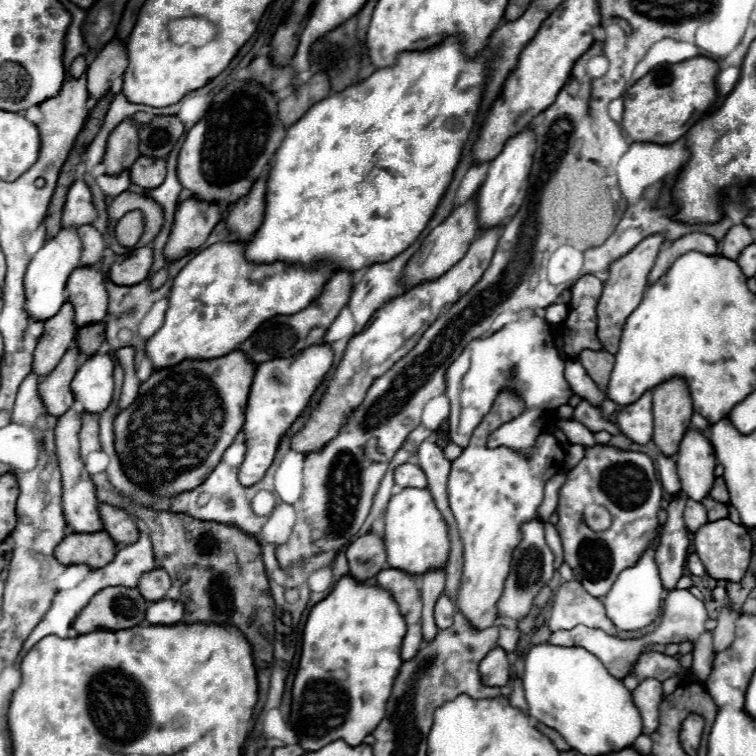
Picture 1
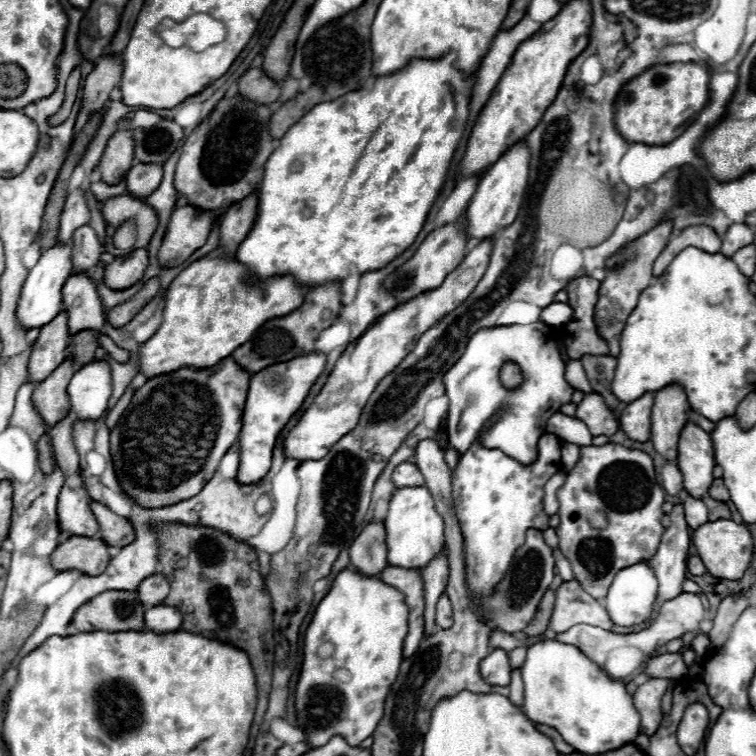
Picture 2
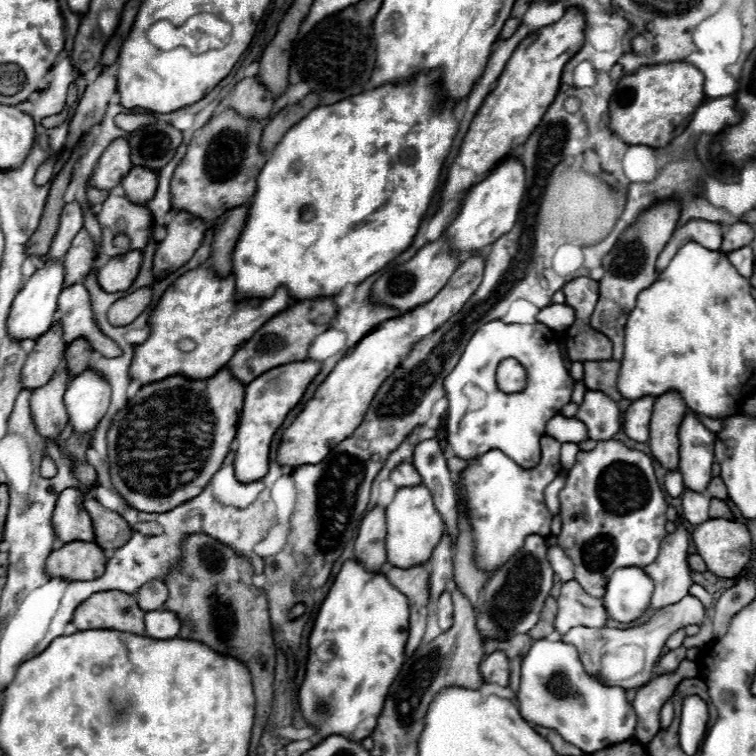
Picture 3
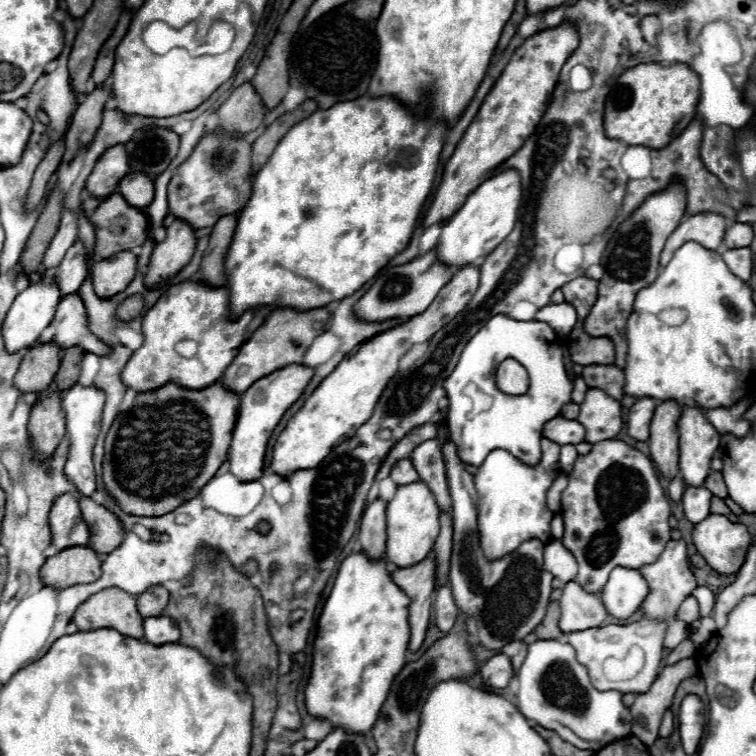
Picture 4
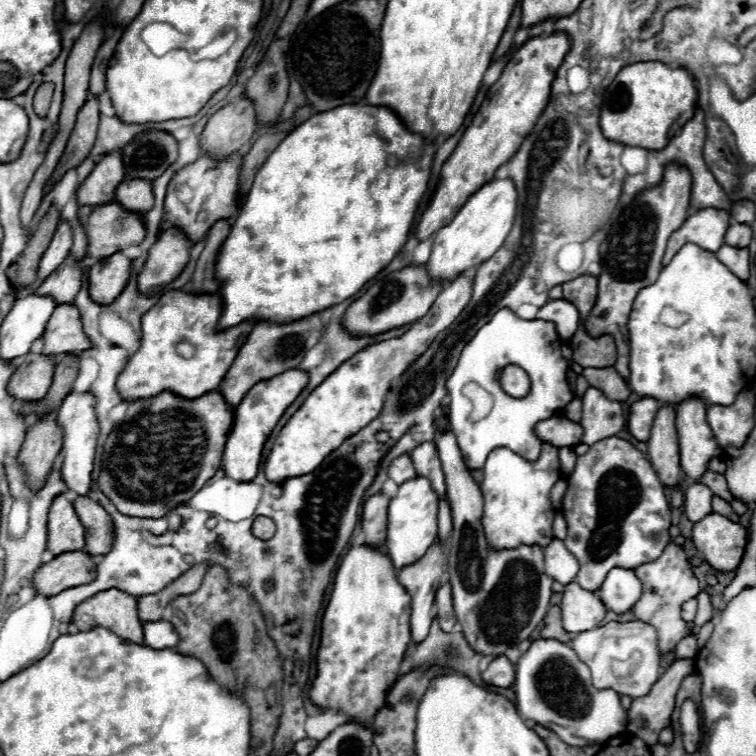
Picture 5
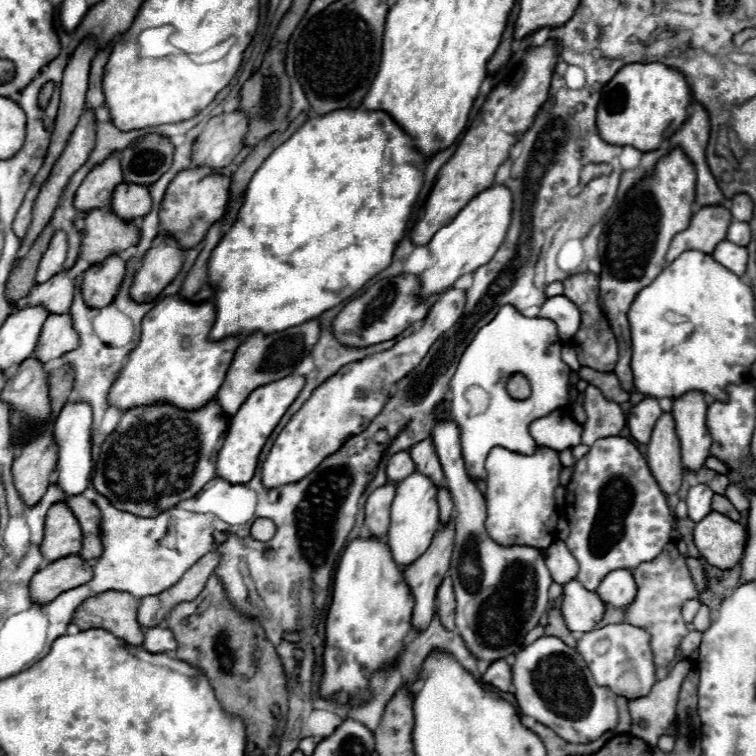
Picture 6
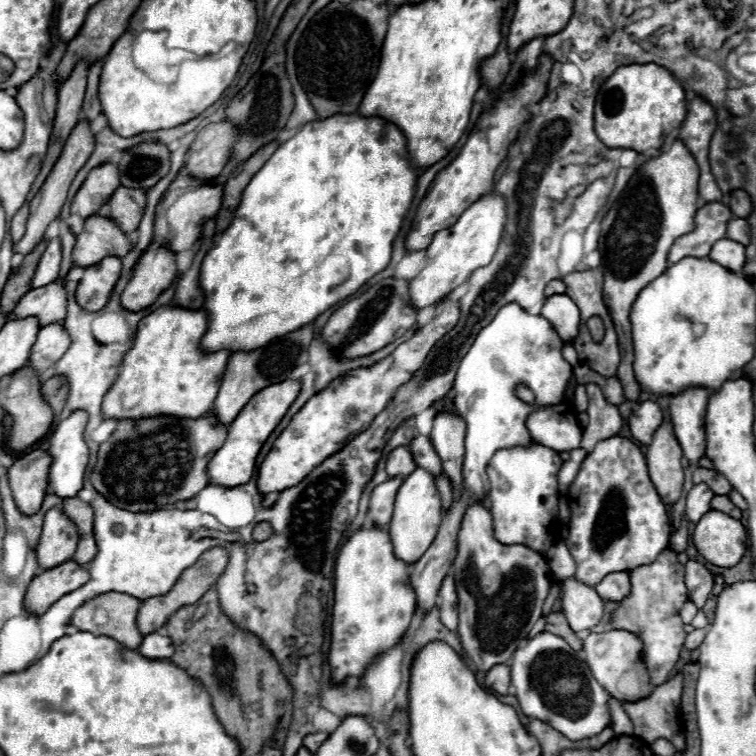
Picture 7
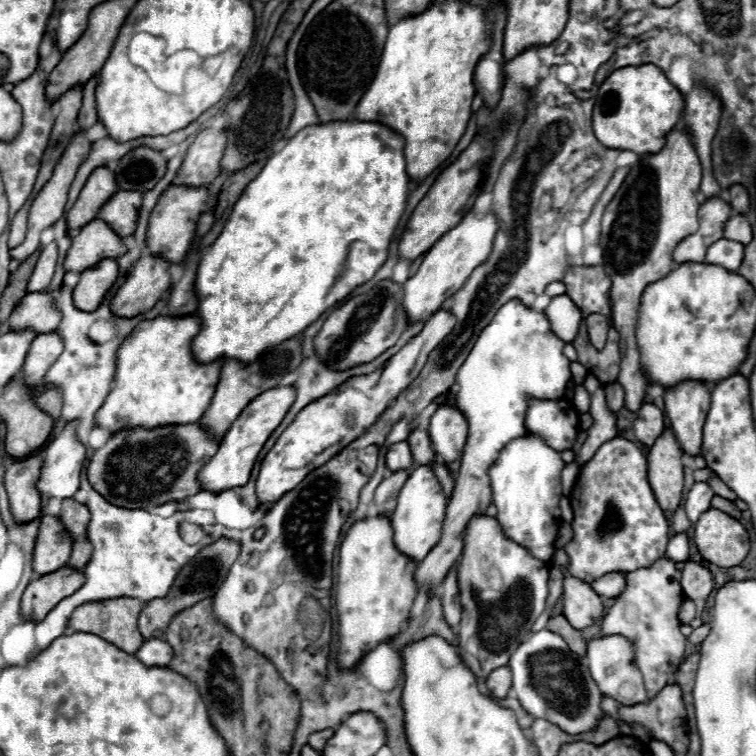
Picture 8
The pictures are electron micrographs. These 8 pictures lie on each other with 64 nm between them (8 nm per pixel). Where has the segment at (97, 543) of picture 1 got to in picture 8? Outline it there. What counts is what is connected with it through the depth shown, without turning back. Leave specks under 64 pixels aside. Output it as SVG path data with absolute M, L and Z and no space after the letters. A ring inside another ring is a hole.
M60 568L52 574L32 580L20 600L20 614L28 622L42 622L46 614L66 596L74 594L84 584L84 574L74 568Z

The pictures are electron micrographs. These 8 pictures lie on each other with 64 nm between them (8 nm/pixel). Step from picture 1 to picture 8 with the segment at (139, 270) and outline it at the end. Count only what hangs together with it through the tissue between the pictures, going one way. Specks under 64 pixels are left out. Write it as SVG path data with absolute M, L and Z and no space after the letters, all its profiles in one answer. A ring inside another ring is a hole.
M104 258L98 264L86 268L80 274L76 288L72 290L74 306L78 306L78 310L84 312L96 310L104 300L104 294L116 282L116 278L118 278L118 264L110 258Z

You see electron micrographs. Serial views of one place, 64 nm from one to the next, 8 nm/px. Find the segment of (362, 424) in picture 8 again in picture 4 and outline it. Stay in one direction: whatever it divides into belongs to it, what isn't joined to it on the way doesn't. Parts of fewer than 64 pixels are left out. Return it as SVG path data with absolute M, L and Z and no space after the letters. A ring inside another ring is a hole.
M464 266L440 290L438 298L428 306L424 314L418 314L408 322L364 342L356 352L346 356L336 366L336 370L328 374L322 384L308 396L304 406L290 418L288 426L280 432L272 450L270 468L280 476L290 476L296 470L316 468L332 448L336 448L358 426L362 426L374 412L374 406L378 404L378 398L386 388L386 382L390 382L390 378L394 378L394 374L398 372L400 360L412 350L412 346L432 338L442 326L450 324L466 308L478 288L478 278L478 266Z

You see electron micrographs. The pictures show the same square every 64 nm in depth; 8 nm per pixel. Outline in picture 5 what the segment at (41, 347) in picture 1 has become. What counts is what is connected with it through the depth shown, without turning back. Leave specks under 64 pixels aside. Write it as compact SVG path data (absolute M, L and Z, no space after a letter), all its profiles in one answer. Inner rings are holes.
M26 354L8 382L8 394L22 402L40 402L52 384L52 360L42 354Z

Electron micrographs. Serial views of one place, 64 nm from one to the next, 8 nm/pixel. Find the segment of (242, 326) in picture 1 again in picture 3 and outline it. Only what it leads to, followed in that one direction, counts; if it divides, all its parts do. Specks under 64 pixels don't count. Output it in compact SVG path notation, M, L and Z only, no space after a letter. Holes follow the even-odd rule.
M200 266L196 270L186 272L184 276L180 276L160 298L160 302L156 304L156 308L152 310L150 318L148 318L148 328L150 334L146 338L144 344L136 346L134 350L134 358L130 364L130 380L138 380L142 386L152 384L152 382L160 382L168 376L176 376L182 374L188 380L208 380L212 378L220 368L224 368L230 358L236 354L236 350L248 342L252 338L252 334L274 314L290 308L294 304L292 298L288 298L286 288L278 288L276 294L268 300L242 300L236 302L234 298L234 276L228 278L218 278L210 268ZM180 340L192 340L196 342L196 350L192 352L180 352L178 350L178 342Z

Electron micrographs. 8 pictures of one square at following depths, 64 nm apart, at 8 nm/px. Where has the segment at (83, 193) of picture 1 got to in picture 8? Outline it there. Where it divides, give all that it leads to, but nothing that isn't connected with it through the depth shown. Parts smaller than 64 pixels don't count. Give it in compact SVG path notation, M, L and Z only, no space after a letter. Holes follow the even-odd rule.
M48 244L46 248L42 248L40 256L38 256L38 262L36 262L36 268L28 280L28 286L26 286L26 292L32 294L32 292L40 292L44 288L48 288L52 276L54 276L54 268L56 268L56 260L58 260L58 248L56 244Z

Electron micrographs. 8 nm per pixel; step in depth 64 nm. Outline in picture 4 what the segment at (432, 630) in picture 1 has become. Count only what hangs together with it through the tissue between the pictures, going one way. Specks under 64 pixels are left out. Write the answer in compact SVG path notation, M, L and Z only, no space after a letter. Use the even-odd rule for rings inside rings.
M440 512L440 534L434 544L434 556L438 562L438 574L448 572L448 560L452 552L452 516L448 512Z

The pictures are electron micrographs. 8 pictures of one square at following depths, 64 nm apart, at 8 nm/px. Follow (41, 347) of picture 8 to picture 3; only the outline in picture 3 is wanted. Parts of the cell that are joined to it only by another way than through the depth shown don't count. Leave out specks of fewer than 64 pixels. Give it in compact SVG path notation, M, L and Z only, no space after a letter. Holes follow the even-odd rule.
M74 284L62 290L52 326L57 323L62 324L62 338L66 344L72 344L76 338L84 338L94 352L100 352L106 358L122 354L119 346L96 328L90 296L84 284Z

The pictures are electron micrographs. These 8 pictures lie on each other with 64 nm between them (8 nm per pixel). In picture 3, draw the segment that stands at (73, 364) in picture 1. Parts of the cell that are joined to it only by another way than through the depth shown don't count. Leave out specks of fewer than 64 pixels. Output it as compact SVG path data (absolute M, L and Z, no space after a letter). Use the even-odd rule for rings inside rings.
M58 370L46 386L32 390L32 400L30 400L32 420L46 444L56 442L58 434L68 424L68 414L64 406L64 392L68 380L70 378L66 370Z

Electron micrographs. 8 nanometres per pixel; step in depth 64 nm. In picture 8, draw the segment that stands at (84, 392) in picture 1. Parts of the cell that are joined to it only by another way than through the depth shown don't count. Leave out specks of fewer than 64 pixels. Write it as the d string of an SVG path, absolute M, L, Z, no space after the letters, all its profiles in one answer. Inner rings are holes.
M76 422L68 424L56 440L44 448L44 464L36 488L42 498L72 498L80 488L80 472L86 460L86 448L74 436Z

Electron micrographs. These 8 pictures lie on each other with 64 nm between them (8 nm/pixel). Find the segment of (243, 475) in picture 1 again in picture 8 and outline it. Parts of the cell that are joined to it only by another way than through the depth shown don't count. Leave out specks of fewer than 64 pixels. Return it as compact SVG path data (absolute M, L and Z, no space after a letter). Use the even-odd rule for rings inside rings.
M284 386L284 388L272 388L262 392L258 398L254 398L244 410L242 414L232 422L230 430L226 432L226 436L222 438L218 452L214 454L214 458L210 458L210 462L206 462L206 466L202 466L202 470L198 472L198 480L200 480L200 490L210 490L210 492L224 492L224 488L236 488L236 486L244 486L250 478L252 466L264 446L264 442L270 438L270 434L280 426L282 418L286 416L286 412L290 410L292 402L294 402L294 388L292 386Z

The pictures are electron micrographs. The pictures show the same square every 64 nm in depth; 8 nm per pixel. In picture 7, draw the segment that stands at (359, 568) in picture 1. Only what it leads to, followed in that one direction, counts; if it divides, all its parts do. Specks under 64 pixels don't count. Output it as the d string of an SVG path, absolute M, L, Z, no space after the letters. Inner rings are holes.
M388 478L386 482L378 484L370 496L370 520L376 526L388 526L392 512L394 512L394 500L398 494L398 488L402 486L404 478Z

